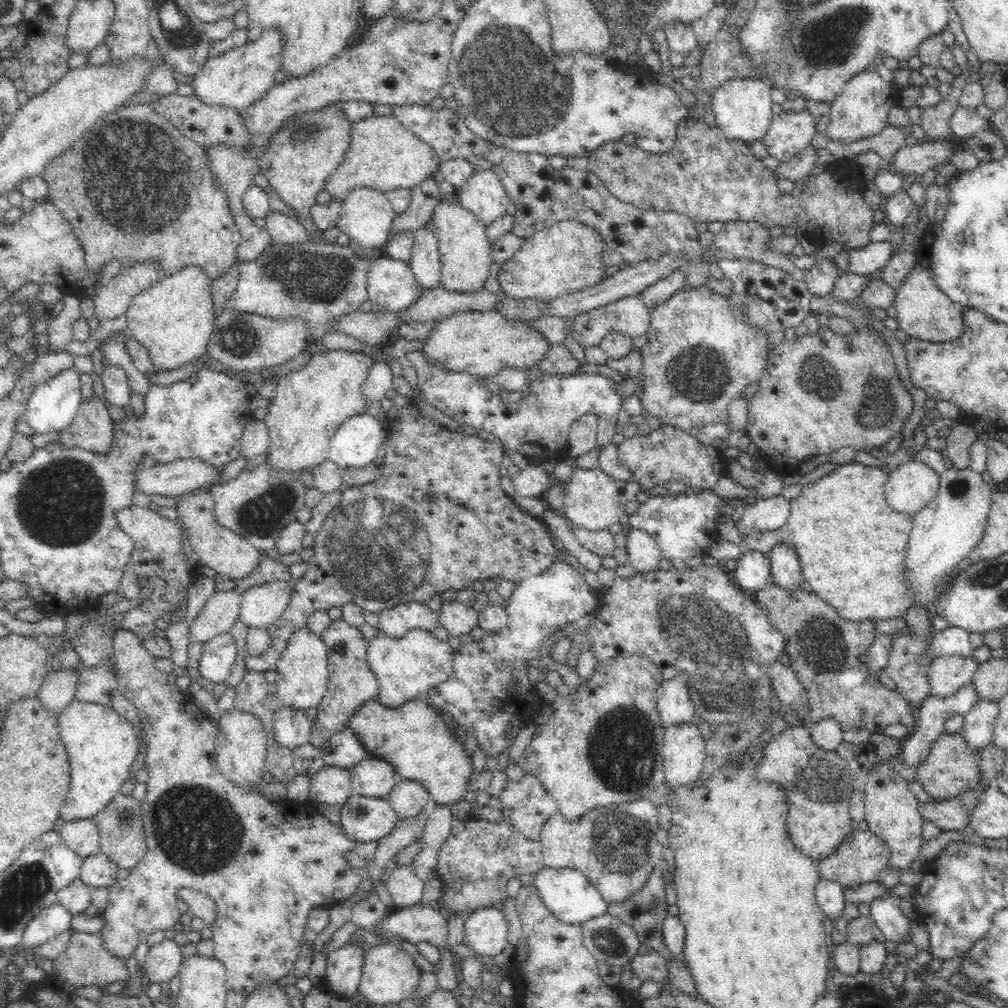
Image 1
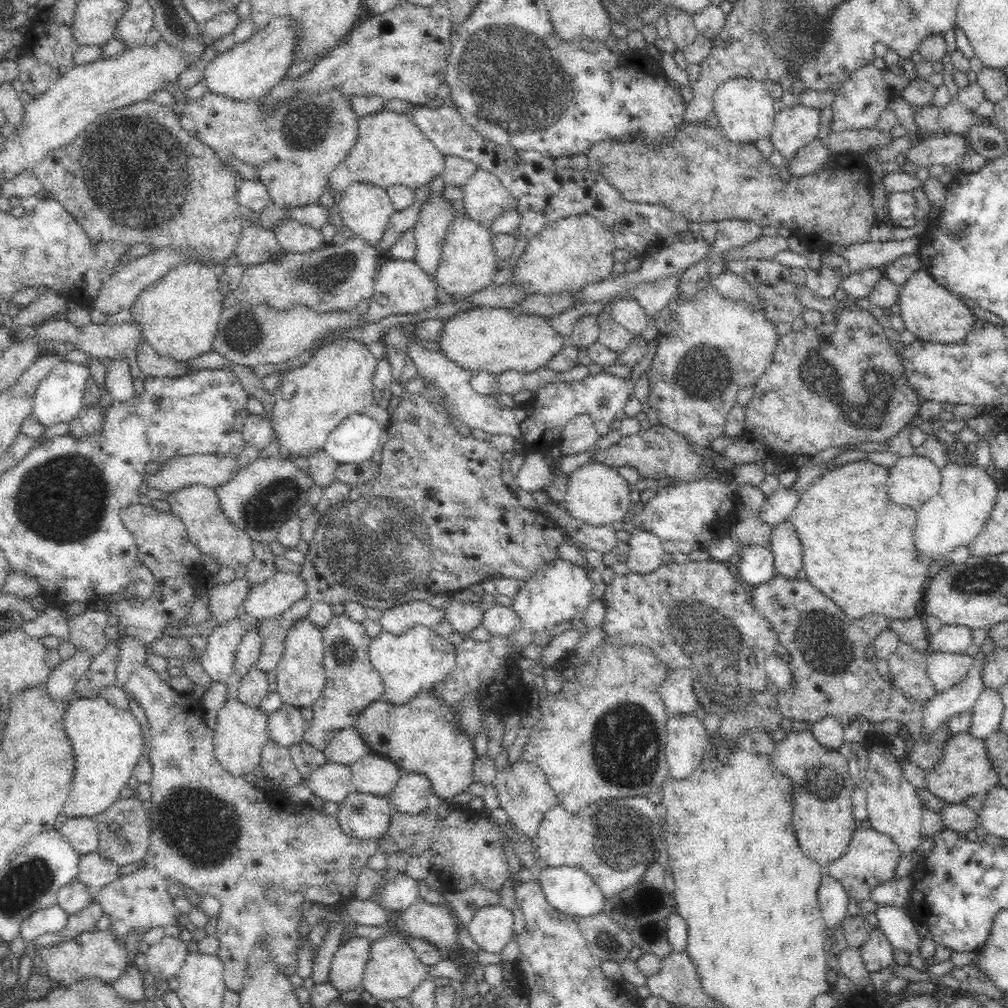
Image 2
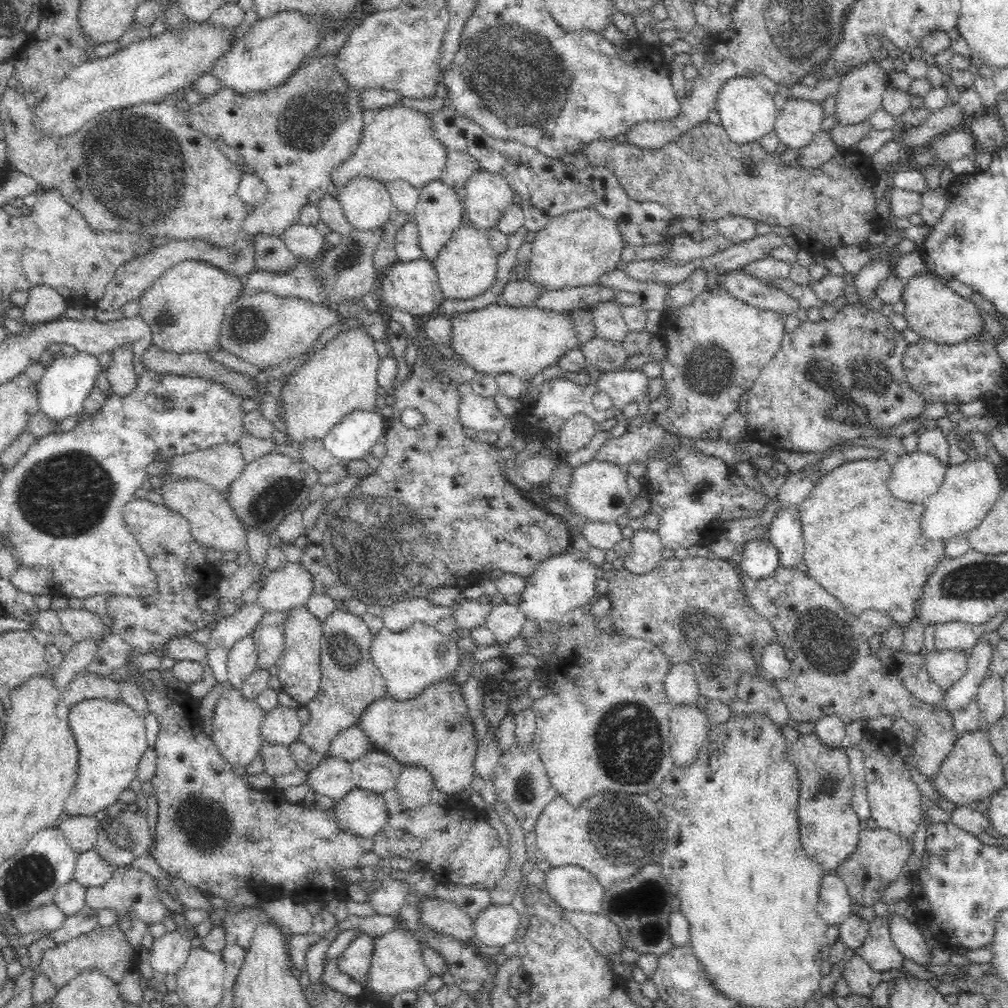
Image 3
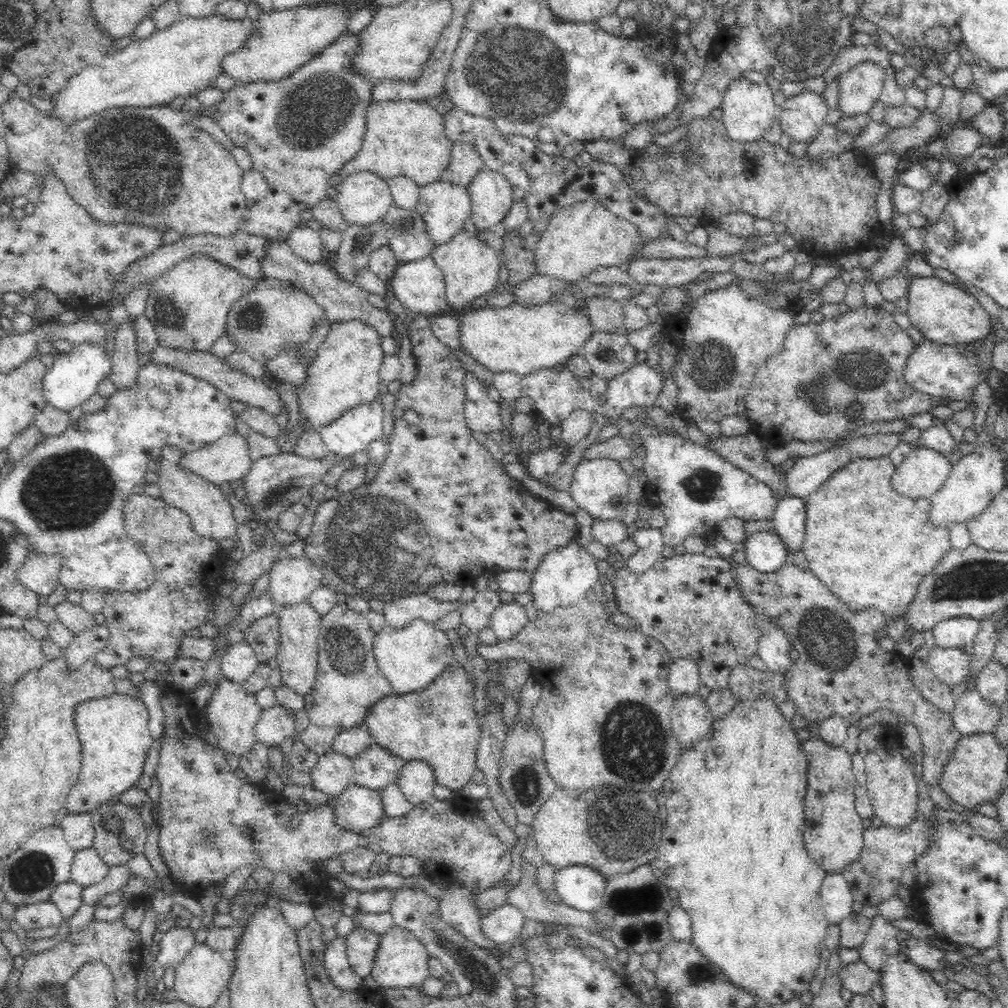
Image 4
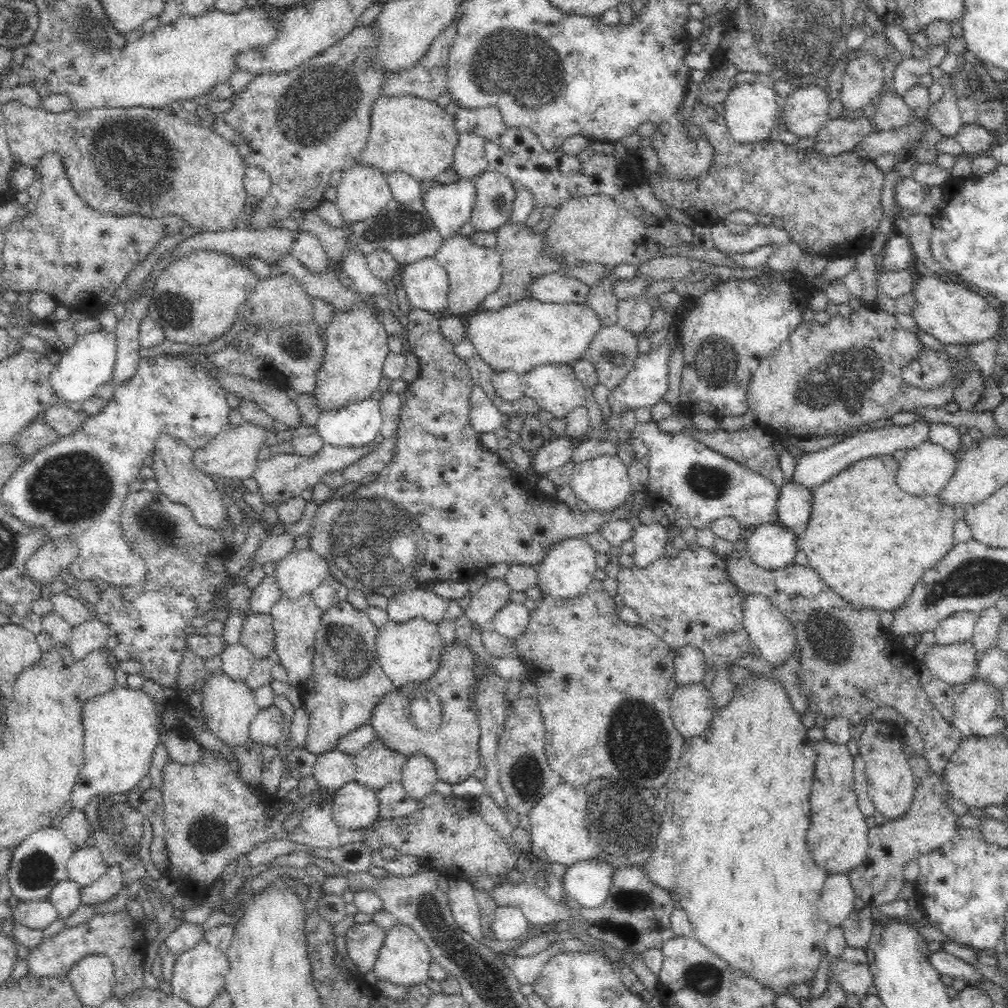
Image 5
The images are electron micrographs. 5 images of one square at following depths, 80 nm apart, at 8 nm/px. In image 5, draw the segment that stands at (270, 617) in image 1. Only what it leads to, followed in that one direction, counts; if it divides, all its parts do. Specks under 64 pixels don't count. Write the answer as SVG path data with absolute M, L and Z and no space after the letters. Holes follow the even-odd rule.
M309 547L294 550L279 560L273 574L281 594L292 600L311 593L324 579L330 578L326 560Z

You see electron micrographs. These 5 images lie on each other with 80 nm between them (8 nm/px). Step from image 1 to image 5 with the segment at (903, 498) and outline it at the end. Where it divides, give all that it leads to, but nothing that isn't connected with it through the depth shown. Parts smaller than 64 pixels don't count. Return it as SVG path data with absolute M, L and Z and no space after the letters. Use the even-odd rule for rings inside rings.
M926 440L919 446L907 450L904 460L899 464L896 481L904 492L912 496L937 496L954 476L957 464L954 453L946 452L946 449L938 444Z

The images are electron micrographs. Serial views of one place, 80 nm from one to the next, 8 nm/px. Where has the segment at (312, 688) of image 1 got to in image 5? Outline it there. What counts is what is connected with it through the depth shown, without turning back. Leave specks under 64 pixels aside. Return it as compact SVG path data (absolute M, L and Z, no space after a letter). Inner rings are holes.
M309 593L296 600L282 595L280 600L272 606L270 614L272 615L272 626L275 632L275 650L280 658L280 664L286 668L288 673L287 683L298 688L304 685L312 675L315 639L323 613L315 605L314 599Z

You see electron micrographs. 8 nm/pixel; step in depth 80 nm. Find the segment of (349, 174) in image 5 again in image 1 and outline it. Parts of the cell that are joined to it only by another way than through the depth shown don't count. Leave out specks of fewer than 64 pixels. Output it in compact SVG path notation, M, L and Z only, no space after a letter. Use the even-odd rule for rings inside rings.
M354 188L350 190L350 195L342 201L337 227L346 236L356 240L361 248L379 252L382 246L389 241L395 216L396 213L384 192L373 188Z

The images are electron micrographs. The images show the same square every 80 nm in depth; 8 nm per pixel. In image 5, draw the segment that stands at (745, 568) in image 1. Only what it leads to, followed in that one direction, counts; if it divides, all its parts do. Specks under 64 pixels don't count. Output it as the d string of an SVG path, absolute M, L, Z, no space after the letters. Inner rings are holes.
M779 521L761 524L754 527L746 540L744 553L754 564L766 570L784 568L793 562L796 552L800 550L800 541L790 528L784 528Z

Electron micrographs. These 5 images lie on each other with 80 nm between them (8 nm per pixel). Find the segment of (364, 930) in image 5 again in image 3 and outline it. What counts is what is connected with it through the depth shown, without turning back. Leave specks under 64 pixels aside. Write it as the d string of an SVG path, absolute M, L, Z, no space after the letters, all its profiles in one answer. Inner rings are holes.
M366 933L354 938L348 948L342 952L342 956L338 958L336 964L338 970L356 982L362 981L372 964L374 940L374 937Z

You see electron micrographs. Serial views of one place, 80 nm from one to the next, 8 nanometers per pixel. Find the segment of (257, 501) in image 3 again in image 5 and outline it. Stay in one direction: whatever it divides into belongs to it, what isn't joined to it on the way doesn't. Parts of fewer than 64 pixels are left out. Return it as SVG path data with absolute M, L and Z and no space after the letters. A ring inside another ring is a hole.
M380 434L371 444L359 448L343 448L334 447L328 444L323 444L320 452L313 456L299 456L298 454L275 454L271 455L268 459L259 461L256 464L256 470L252 477L258 484L259 496L262 496L265 504L278 505L284 500L290 500L294 496L301 496L306 488L313 488L315 484L321 483L323 475L336 471L344 471L352 464L356 463L359 459L367 456L374 451L378 444L384 439Z

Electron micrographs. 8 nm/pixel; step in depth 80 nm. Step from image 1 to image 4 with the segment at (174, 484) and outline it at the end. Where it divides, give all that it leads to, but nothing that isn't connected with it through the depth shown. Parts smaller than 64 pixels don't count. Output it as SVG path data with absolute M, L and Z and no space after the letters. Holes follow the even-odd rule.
M236 430L206 447L187 452L180 458L180 467L219 487L248 474L253 464L249 449L248 441Z

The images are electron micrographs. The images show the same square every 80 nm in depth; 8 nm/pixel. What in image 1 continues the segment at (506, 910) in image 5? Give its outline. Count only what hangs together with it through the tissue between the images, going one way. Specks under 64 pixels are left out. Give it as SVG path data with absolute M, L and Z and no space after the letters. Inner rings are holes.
M496 906L472 911L464 924L464 945L483 957L501 953L508 940L507 920Z

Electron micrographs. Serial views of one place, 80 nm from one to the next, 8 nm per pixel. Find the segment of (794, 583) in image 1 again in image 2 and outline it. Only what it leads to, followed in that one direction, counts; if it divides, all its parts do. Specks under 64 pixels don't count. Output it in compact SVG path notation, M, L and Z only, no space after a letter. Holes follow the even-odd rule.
M789 519L772 528L770 548L773 552L775 572L785 578L797 578L798 572L803 568L802 543Z

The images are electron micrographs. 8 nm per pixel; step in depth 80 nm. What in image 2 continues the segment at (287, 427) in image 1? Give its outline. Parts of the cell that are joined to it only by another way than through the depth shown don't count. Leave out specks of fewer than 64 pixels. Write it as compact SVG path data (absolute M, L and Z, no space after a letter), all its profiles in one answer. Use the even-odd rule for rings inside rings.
M338 339L333 343L326 343L310 360L302 366L286 371L279 379L275 388L274 406L269 417L274 438L278 439L276 456L284 461L292 461L293 455L308 459L316 450L324 450L327 437L354 413L368 414L374 410L372 377L379 360L370 353L368 346L352 339Z

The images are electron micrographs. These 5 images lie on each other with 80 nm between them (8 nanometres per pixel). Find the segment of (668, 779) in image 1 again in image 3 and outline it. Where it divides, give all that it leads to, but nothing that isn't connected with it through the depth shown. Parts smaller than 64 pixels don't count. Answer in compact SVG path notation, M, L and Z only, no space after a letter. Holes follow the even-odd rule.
M696 704L673 707L669 714L670 756L675 766L690 766L711 731L706 713Z

